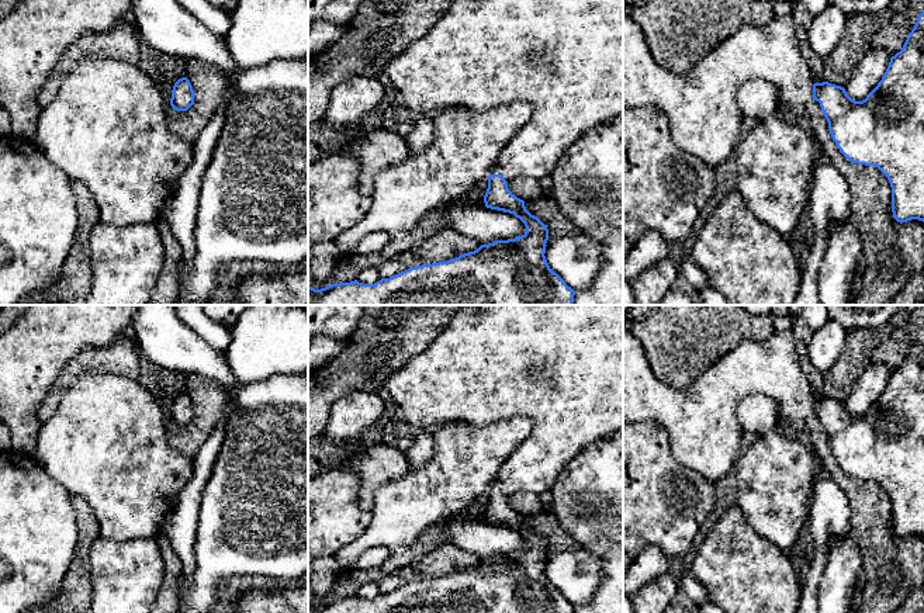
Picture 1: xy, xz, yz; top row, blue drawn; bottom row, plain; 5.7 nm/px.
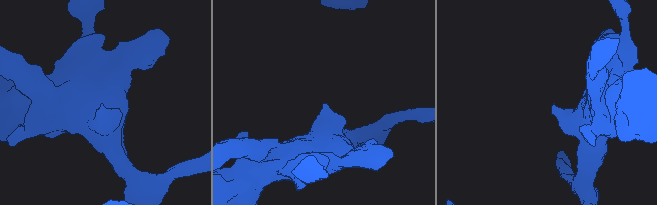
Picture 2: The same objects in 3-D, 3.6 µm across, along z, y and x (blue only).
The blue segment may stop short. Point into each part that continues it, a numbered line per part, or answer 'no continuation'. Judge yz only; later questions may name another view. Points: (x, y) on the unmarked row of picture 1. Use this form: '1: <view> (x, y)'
1: yz (705, 435)

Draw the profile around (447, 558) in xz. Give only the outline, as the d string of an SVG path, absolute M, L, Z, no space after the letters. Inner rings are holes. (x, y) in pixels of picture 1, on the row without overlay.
M444 543L422 555L416 562L381 578L377 585L380 593L390 593L411 582L456 574L460 569L477 565L480 561L481 558L475 554L470 554L451 543Z

